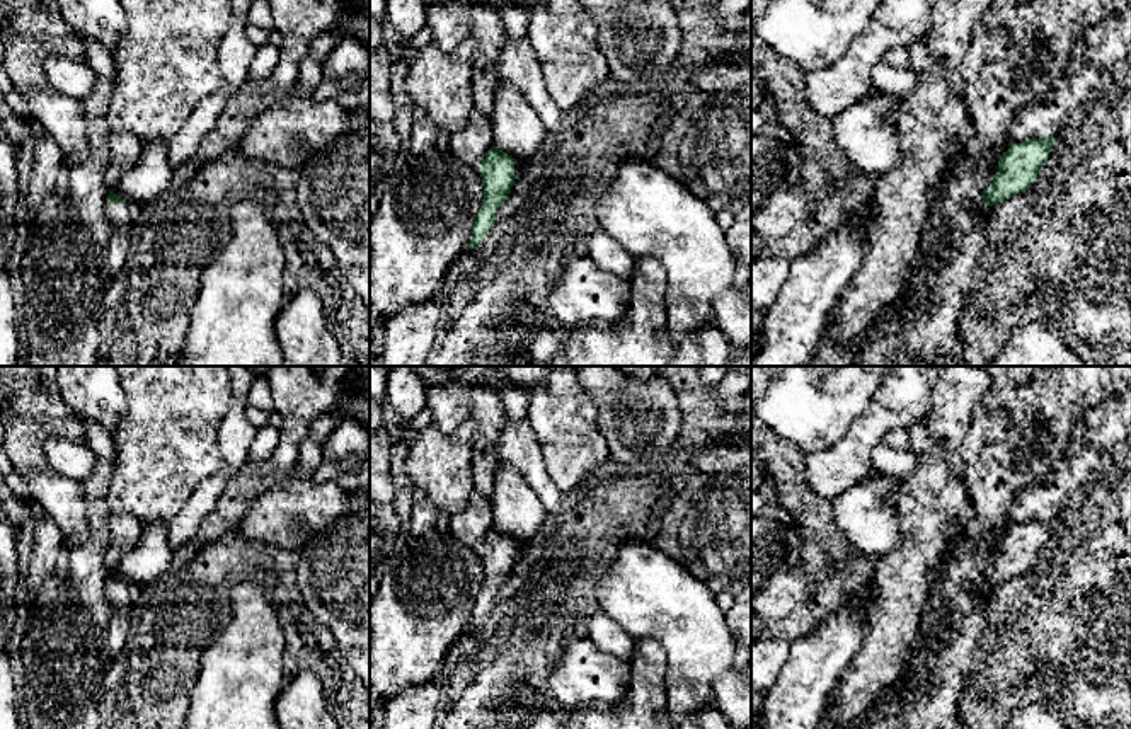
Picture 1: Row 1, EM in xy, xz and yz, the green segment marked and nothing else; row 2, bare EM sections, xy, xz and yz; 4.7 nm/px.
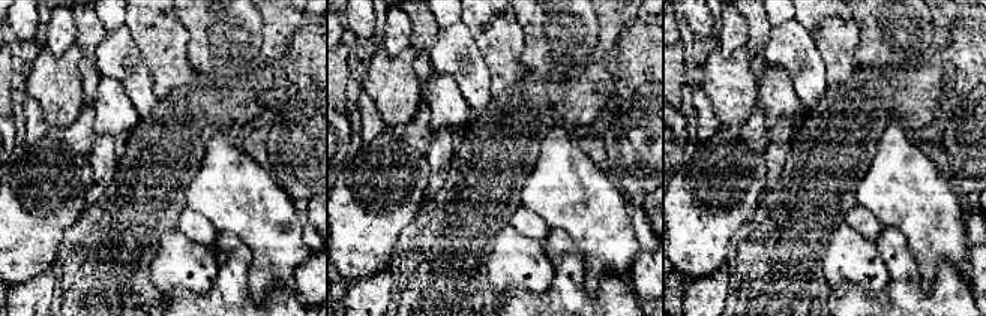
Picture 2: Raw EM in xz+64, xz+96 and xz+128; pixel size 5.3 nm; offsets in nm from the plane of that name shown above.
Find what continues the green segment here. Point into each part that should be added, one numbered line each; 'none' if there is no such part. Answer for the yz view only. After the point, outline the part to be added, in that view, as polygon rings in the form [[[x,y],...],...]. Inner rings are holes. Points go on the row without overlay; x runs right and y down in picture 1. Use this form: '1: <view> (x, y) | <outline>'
none

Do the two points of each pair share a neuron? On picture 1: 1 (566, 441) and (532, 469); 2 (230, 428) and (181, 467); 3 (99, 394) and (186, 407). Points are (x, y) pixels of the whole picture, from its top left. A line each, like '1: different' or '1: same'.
1: different
2: different
3: different

